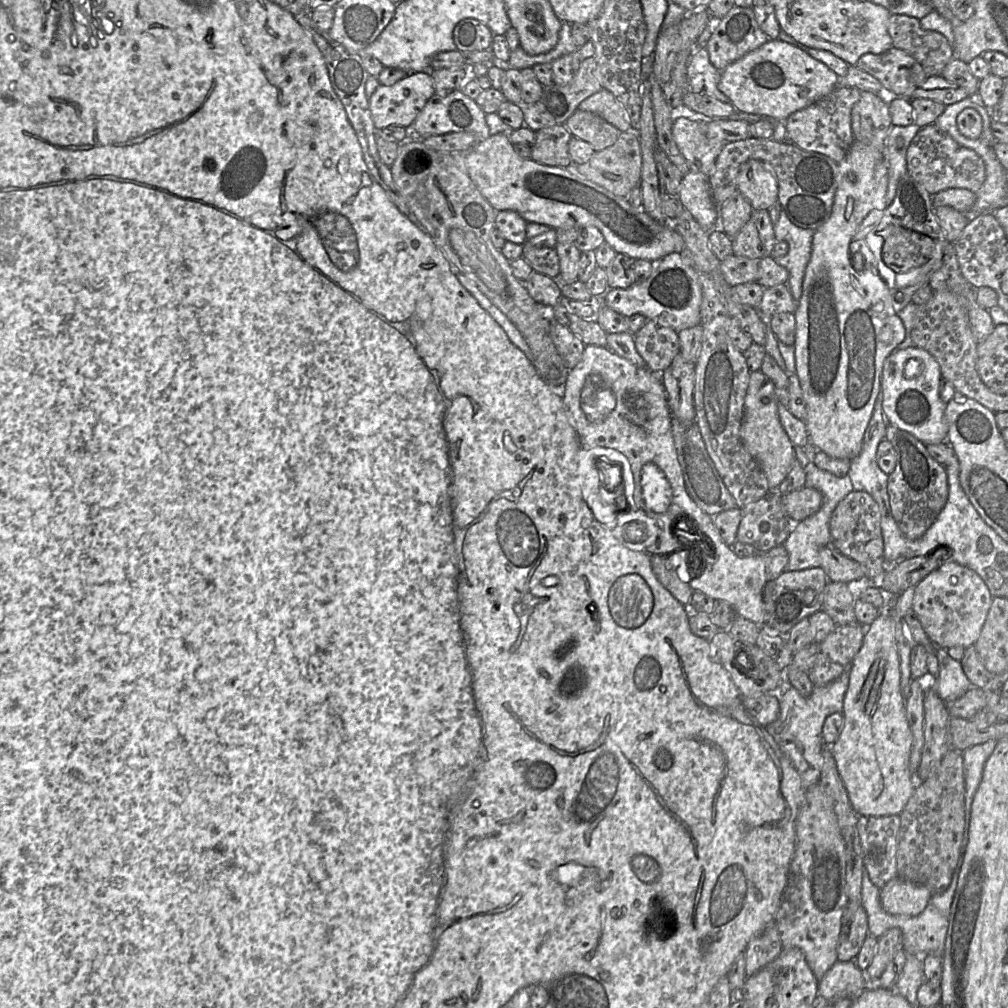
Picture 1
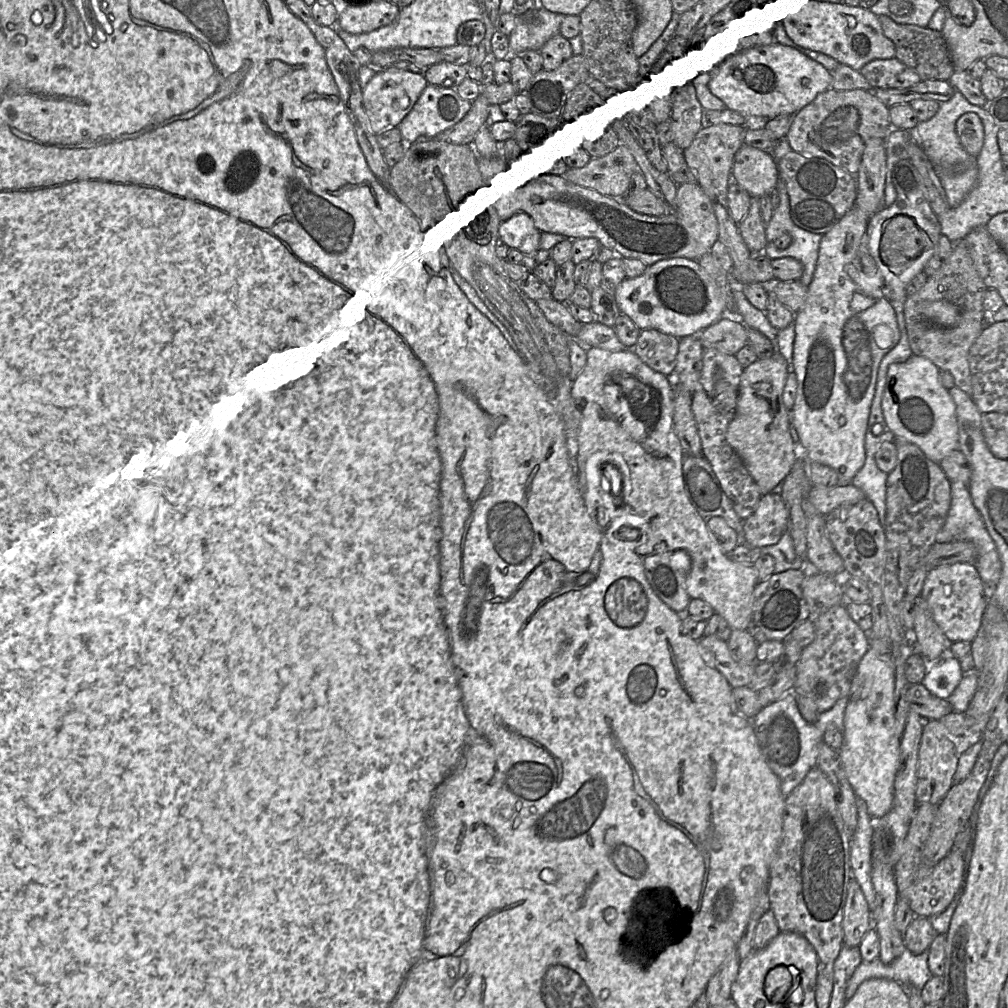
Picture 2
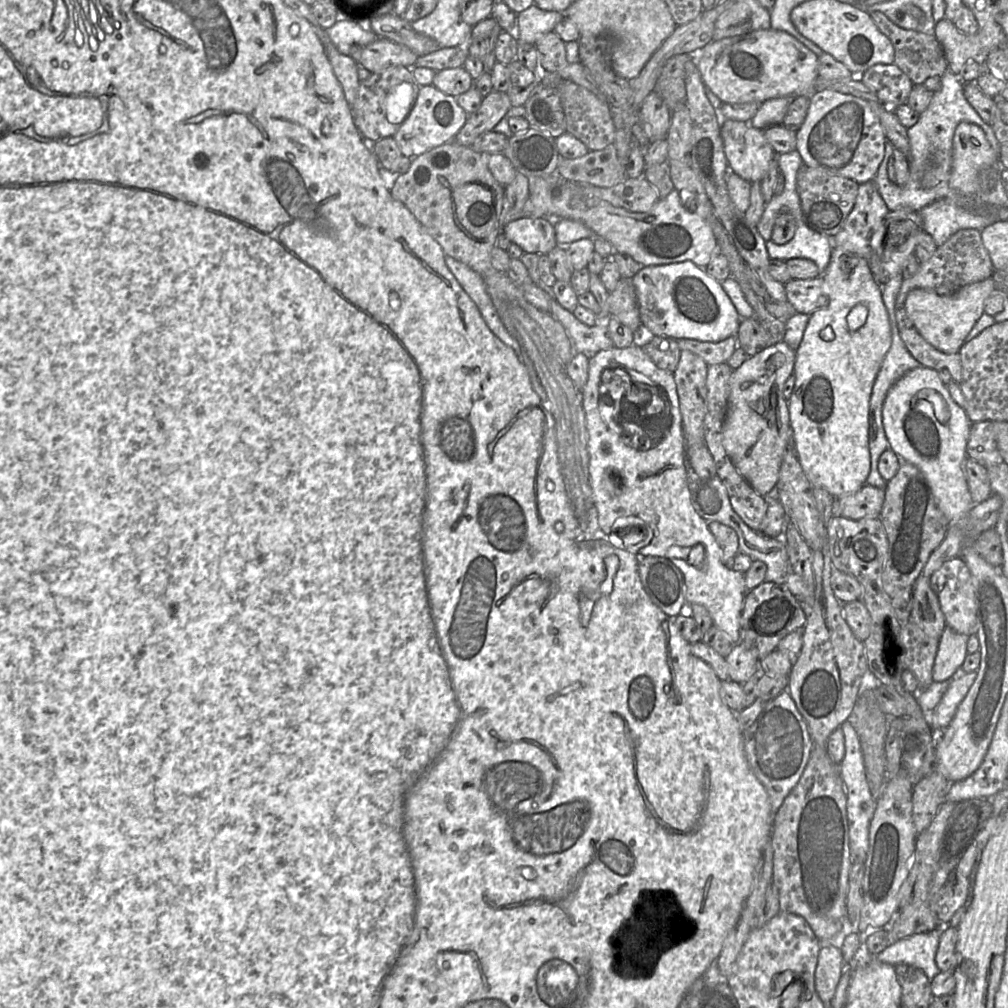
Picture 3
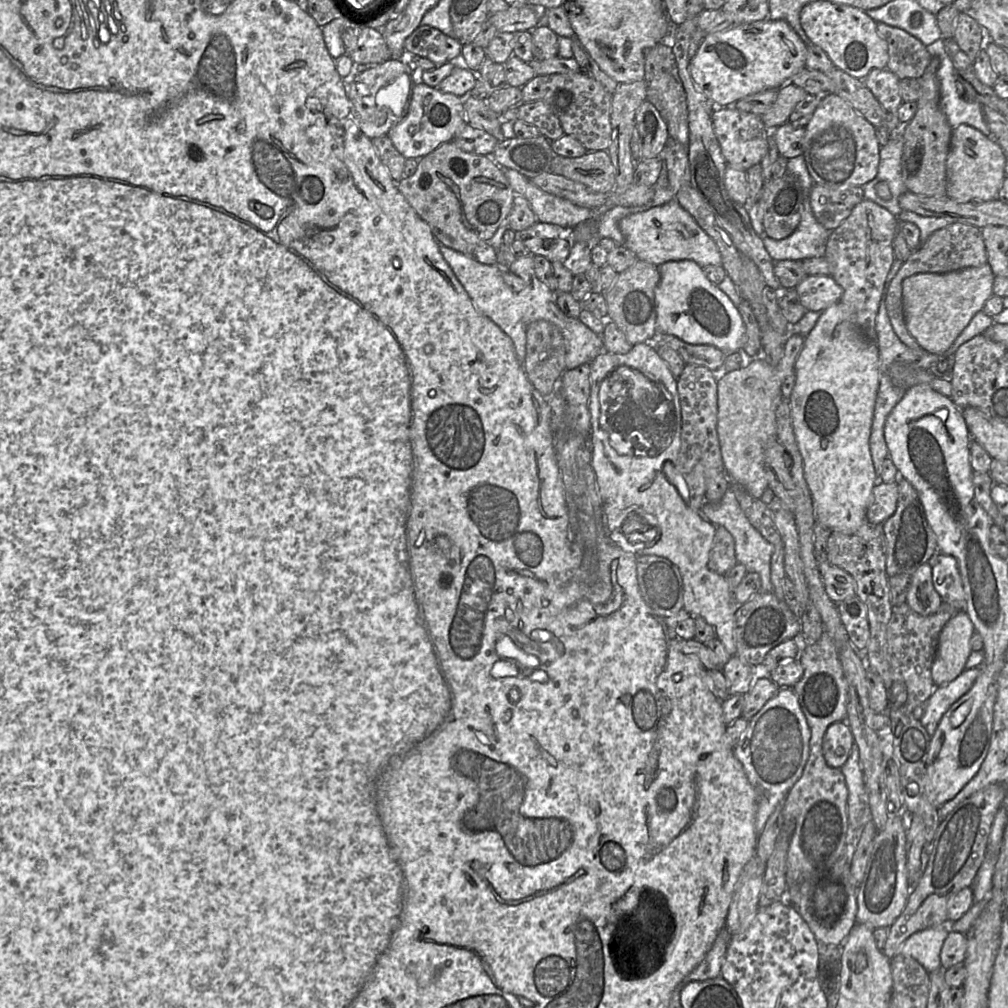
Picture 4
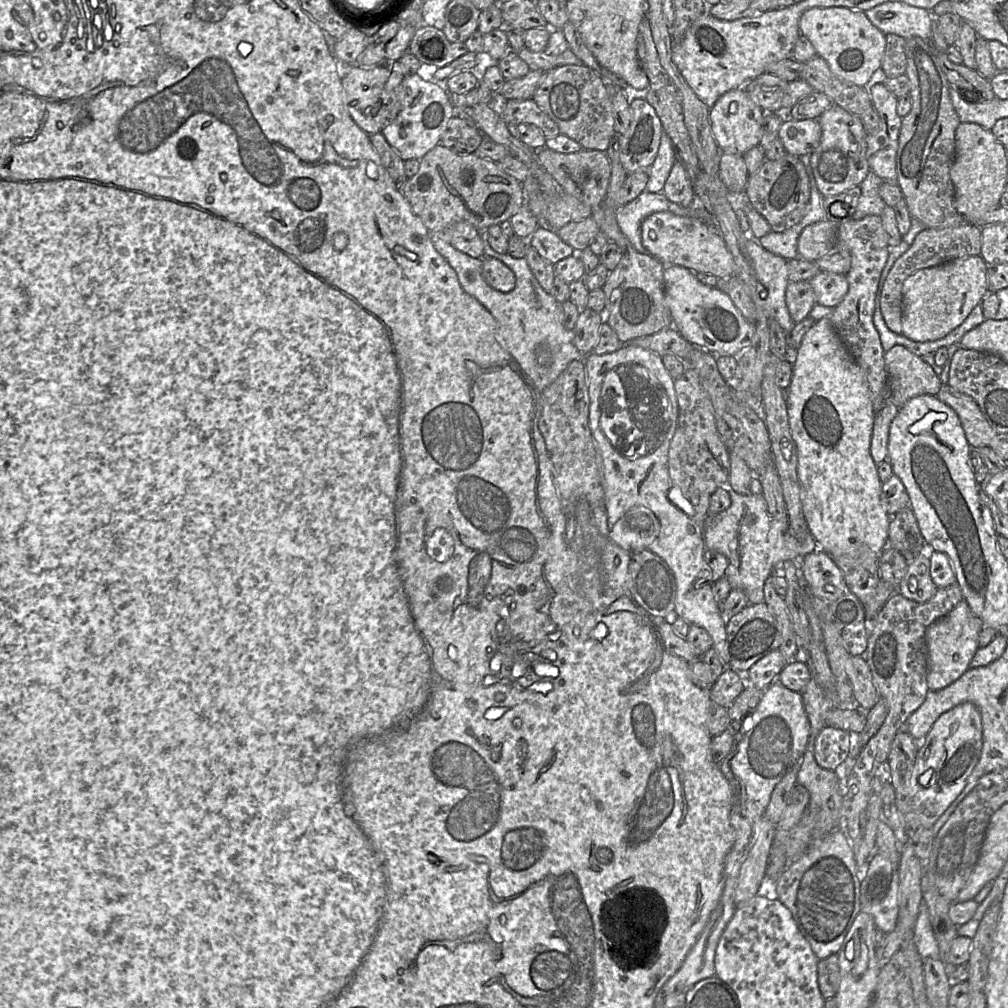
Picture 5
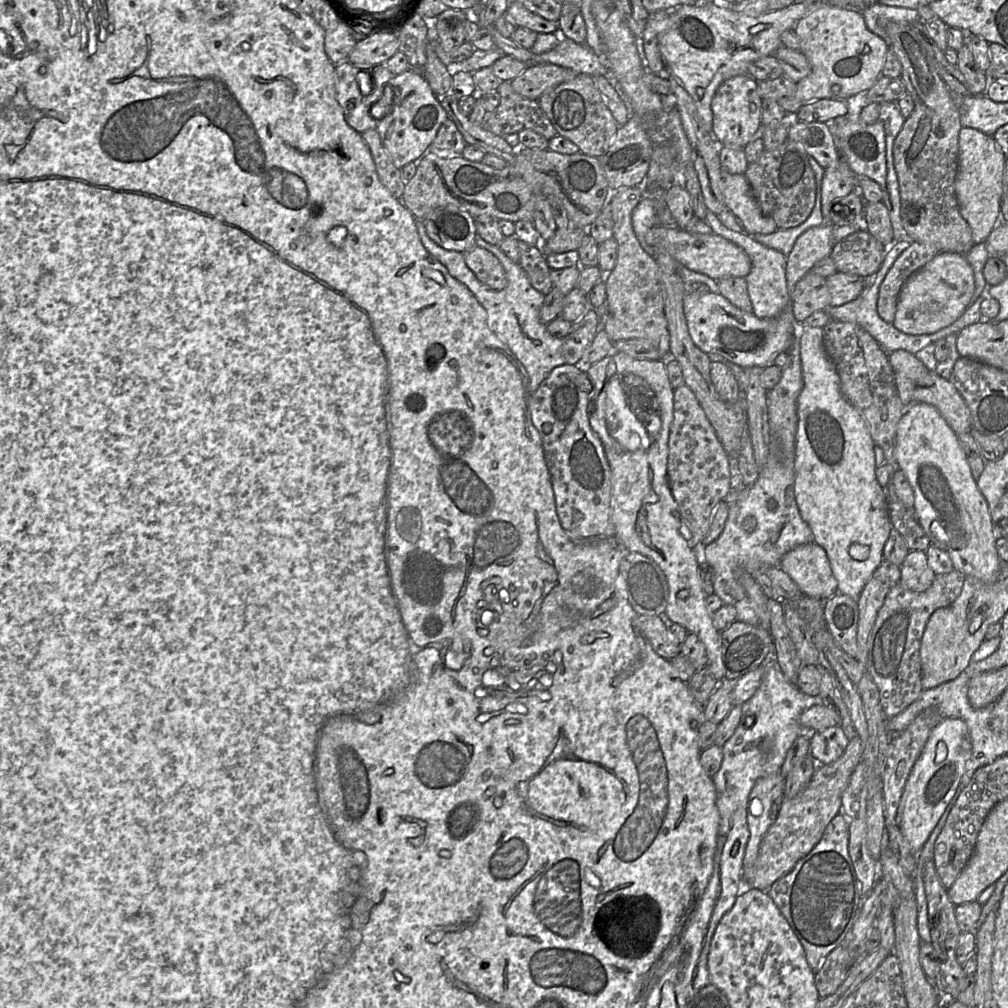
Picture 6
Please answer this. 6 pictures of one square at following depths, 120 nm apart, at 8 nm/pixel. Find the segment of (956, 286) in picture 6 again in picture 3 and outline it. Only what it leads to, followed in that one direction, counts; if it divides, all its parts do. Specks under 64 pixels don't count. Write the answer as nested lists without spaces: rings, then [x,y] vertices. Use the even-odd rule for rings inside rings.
[[[992,277],[961,287],[952,295],[939,295],[922,288],[911,290],[906,311],[919,334],[933,347],[947,354],[958,353],[976,321],[984,313],[986,299],[996,291]]]

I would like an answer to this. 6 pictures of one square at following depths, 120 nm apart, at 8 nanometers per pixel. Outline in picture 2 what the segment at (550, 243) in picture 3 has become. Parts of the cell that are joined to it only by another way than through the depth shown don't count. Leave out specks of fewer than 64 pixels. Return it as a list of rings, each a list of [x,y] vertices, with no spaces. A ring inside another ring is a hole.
[[[512,210],[500,216],[498,232],[508,246],[518,248],[523,253],[531,253],[540,247],[540,229],[531,217],[521,210]]]

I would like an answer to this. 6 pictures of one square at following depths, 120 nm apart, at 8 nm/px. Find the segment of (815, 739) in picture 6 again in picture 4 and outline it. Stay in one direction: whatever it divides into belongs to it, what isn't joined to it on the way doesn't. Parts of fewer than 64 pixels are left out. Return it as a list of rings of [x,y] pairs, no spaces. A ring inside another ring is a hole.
[[[845,721],[831,724],[826,730],[822,750],[826,763],[833,768],[841,768],[847,761],[854,738]]]

